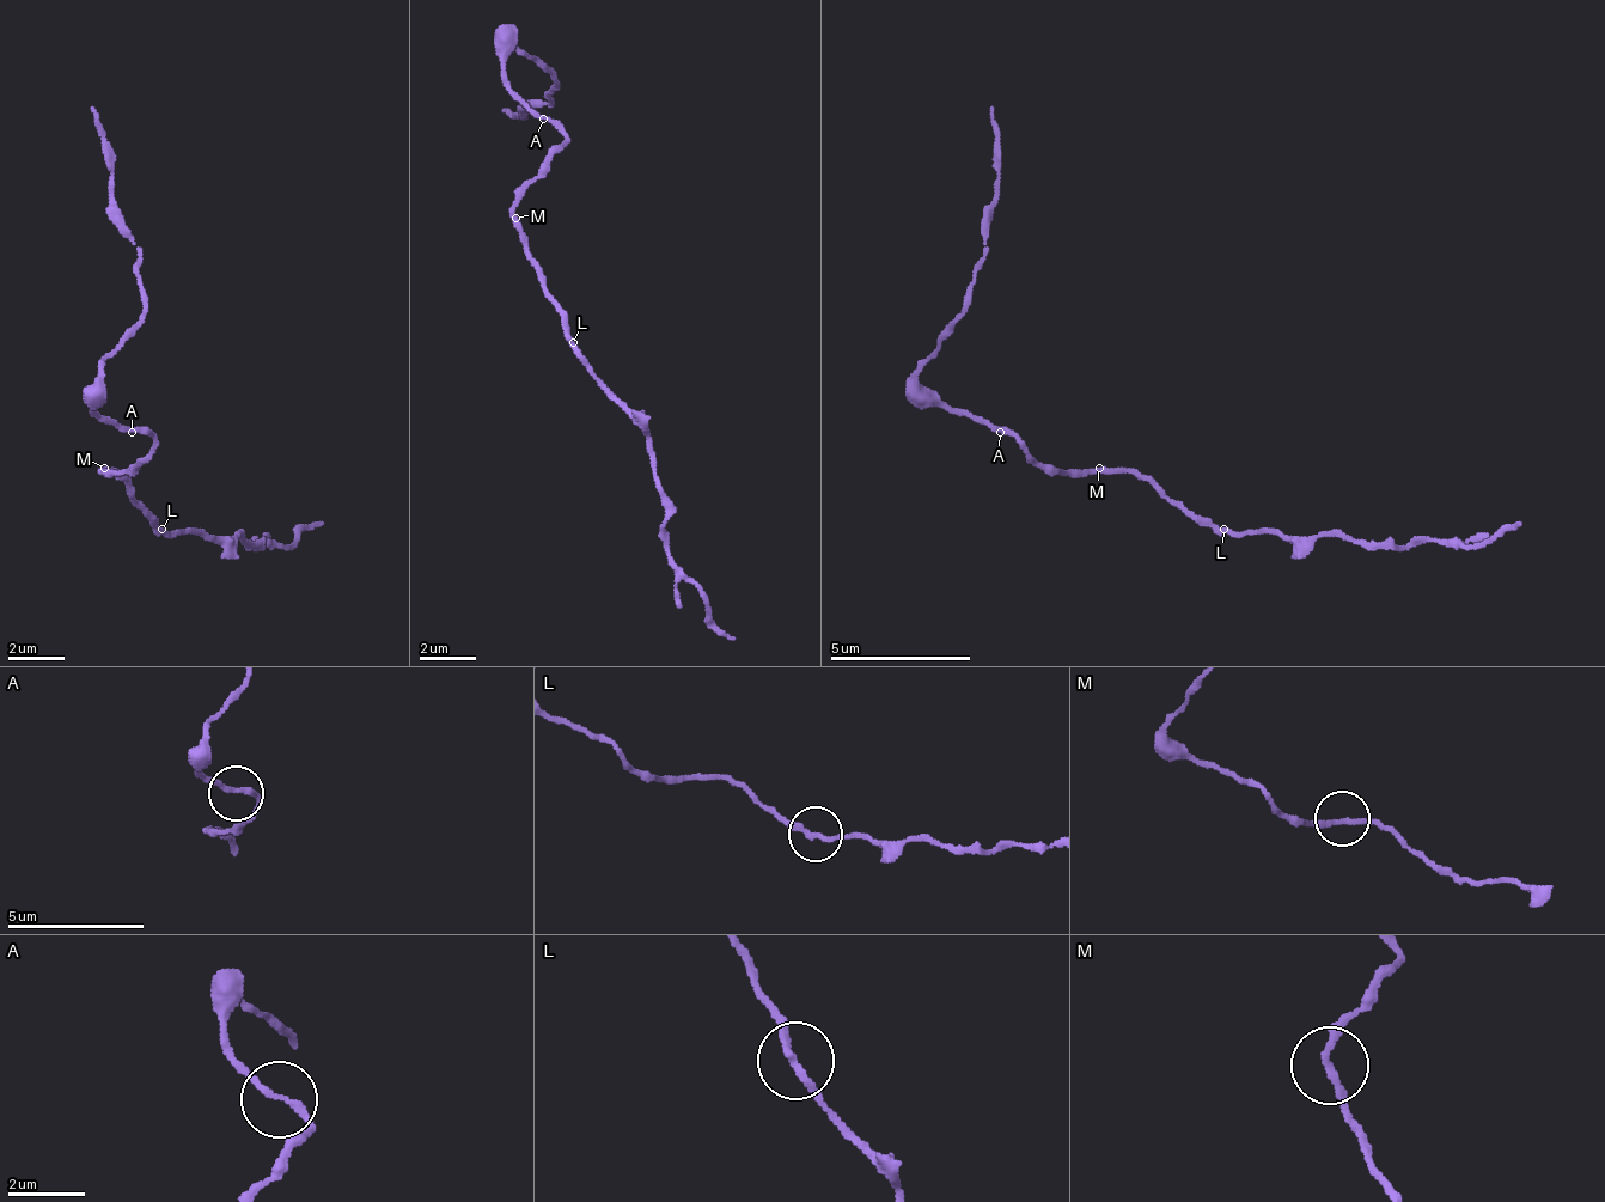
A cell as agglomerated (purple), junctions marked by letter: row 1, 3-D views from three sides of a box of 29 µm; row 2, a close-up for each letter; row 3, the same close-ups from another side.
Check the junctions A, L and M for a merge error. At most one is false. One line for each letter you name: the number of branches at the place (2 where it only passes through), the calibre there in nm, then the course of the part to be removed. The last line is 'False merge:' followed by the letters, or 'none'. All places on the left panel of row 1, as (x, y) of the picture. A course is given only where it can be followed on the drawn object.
L: branches 2; calibre 200 nm; course (160, 531), (237, 538), (251, 545), (294, 545), (322, 524)
False merge: L

